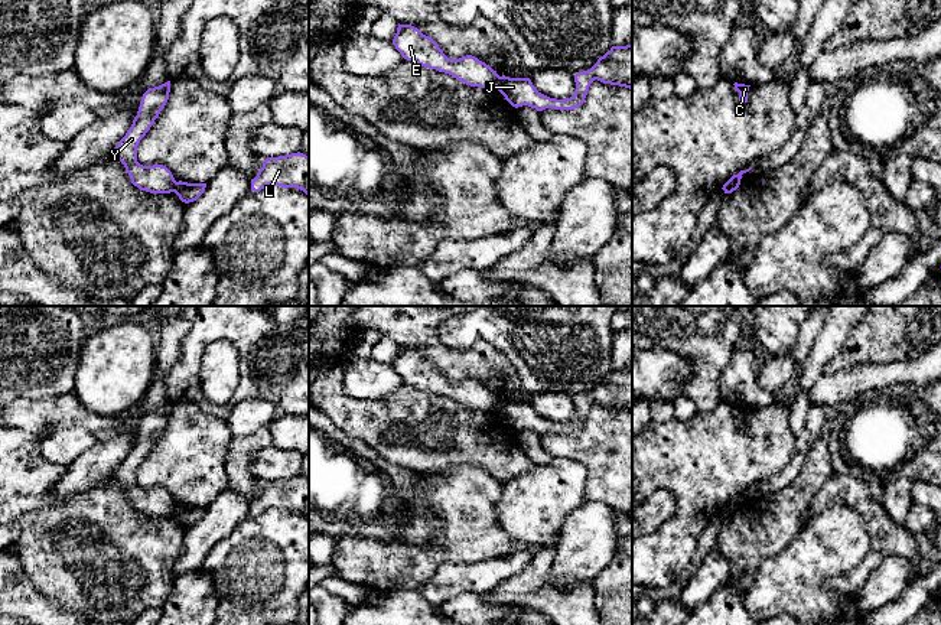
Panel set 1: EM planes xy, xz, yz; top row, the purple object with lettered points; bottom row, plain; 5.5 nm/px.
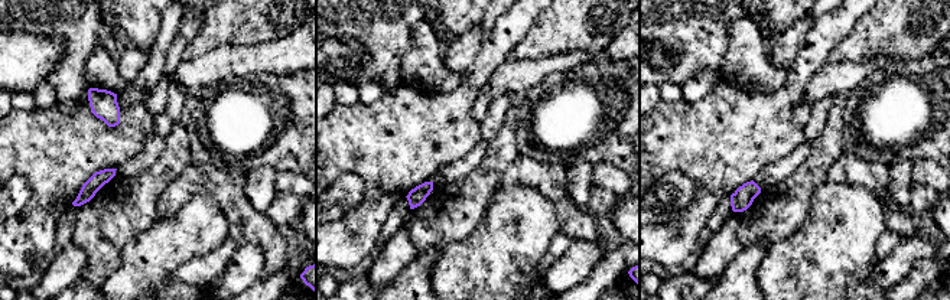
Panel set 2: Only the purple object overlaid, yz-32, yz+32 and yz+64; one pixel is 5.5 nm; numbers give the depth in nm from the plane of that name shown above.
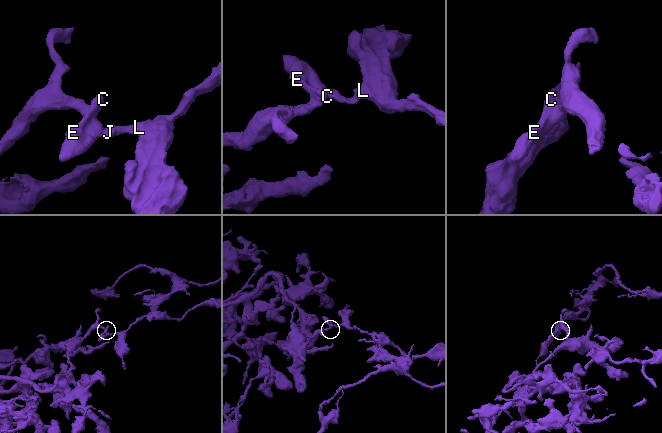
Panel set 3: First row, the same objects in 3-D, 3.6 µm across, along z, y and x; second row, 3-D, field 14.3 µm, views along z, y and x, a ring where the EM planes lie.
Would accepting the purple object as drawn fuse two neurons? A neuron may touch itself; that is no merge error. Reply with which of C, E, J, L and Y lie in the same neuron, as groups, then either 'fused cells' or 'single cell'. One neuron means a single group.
C E Y / J L | fused cells

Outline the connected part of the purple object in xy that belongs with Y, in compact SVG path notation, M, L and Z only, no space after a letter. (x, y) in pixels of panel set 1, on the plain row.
M170 404L154 411L149 411L141 420L140 430L131 450L113 472L113 479L124 488L131 507L140 514L150 517L170 517L176 507L172 495L166 489L143 489L137 485L137 469L165 432L169 423L169 416Z

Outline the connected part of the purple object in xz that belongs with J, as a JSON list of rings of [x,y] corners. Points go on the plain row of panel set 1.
[[[632,367],[612,370],[590,393],[576,397],[576,416],[570,421],[550,421],[538,416],[530,401],[502,398],[496,404],[496,411],[515,432],[528,429],[537,434],[546,432],[574,433],[585,426],[589,410],[595,403],[632,413]]]

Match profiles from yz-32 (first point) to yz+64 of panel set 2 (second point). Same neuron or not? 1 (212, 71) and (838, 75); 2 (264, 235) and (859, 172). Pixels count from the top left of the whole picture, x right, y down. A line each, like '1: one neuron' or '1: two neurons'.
1: one neuron
2: one neuron

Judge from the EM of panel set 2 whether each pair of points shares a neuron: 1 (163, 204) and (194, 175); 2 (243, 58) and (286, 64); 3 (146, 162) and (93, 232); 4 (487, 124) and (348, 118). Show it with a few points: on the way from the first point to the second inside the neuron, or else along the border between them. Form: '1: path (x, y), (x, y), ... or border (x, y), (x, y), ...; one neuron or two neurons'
1: path (171, 198), (186, 182); one neuron
2: path (253, 58), (276, 58); one neuron
3: border (162, 150), (142, 172), (116, 175); two neurons
4: border (480, 124), (480, 134), (482, 137); two neurons

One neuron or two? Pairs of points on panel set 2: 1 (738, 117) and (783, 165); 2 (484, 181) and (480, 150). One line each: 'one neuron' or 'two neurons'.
1: two neurons
2: two neurons

